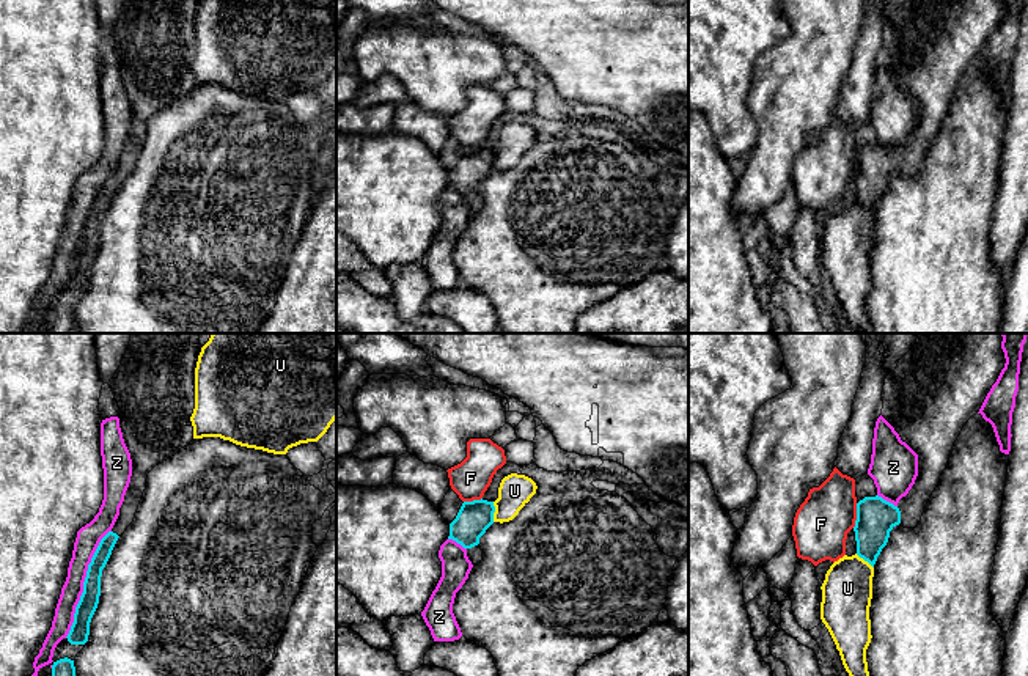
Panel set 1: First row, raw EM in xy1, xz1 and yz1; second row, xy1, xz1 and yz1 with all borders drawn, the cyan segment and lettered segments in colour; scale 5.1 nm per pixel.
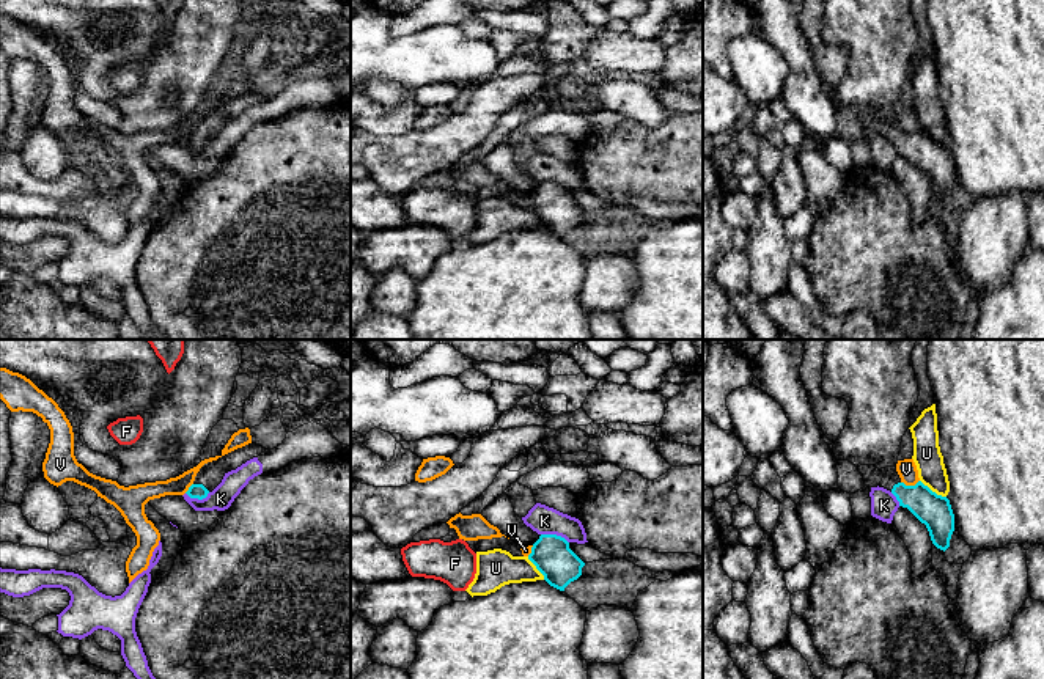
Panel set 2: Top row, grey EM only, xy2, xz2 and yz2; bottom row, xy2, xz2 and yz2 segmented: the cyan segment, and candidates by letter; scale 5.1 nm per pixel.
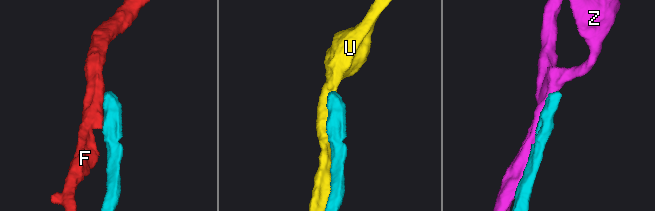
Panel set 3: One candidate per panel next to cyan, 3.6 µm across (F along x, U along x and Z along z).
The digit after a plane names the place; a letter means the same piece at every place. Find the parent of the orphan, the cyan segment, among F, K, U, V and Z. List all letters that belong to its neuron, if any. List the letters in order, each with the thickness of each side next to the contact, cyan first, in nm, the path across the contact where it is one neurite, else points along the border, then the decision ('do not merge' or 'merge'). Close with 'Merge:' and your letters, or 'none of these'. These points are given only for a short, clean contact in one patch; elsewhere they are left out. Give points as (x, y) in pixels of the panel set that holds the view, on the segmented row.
F: 200 nm thick on the cyan side, 280 nm on the other; do not merge
K: 200 nm thick on the cyan side, 140 nm on the other; border along xz2 (541, 533), (560, 535), (568, 543); do not merge
U: 170 nm thick on the cyan side, 140 nm on the other; do not merge
V: 170 nm thick on the cyan side, 100 nm on the other; do not merge
Z: 100 nm thick on the cyan side, 120 nm on the other; do not merge
Merge: none of these

